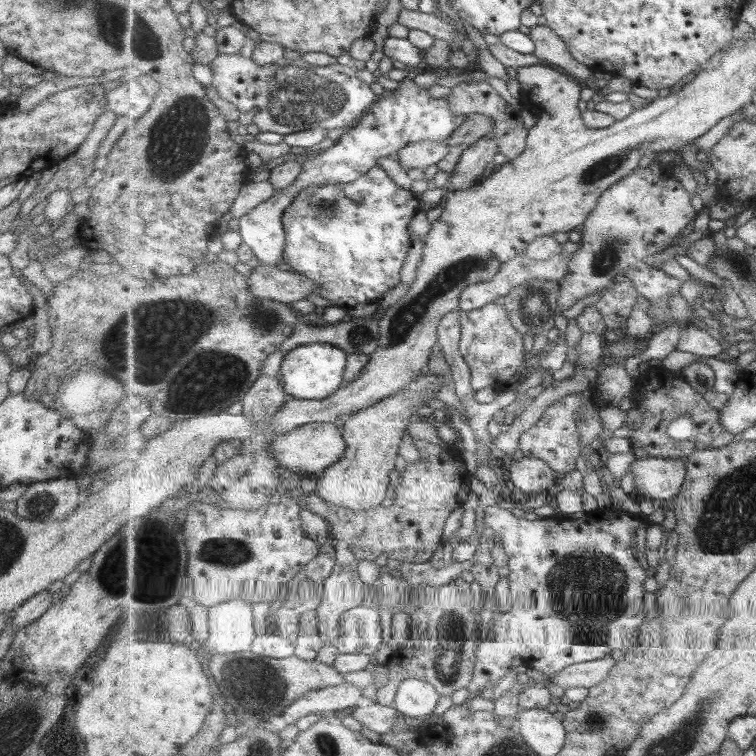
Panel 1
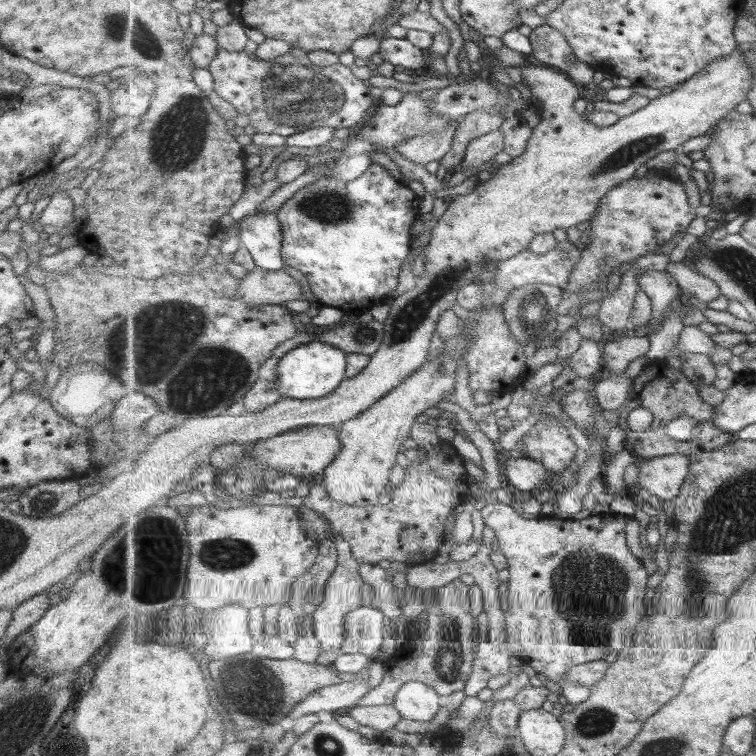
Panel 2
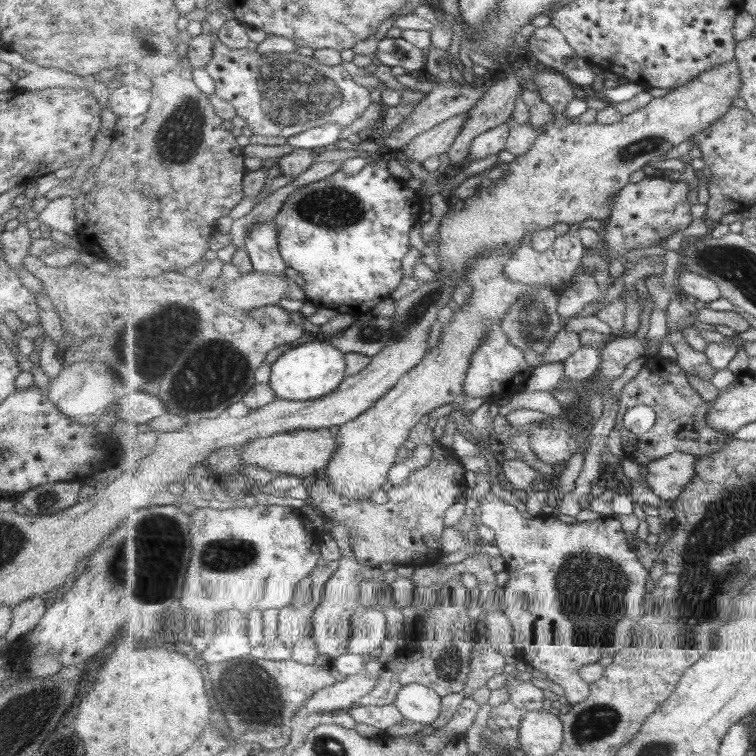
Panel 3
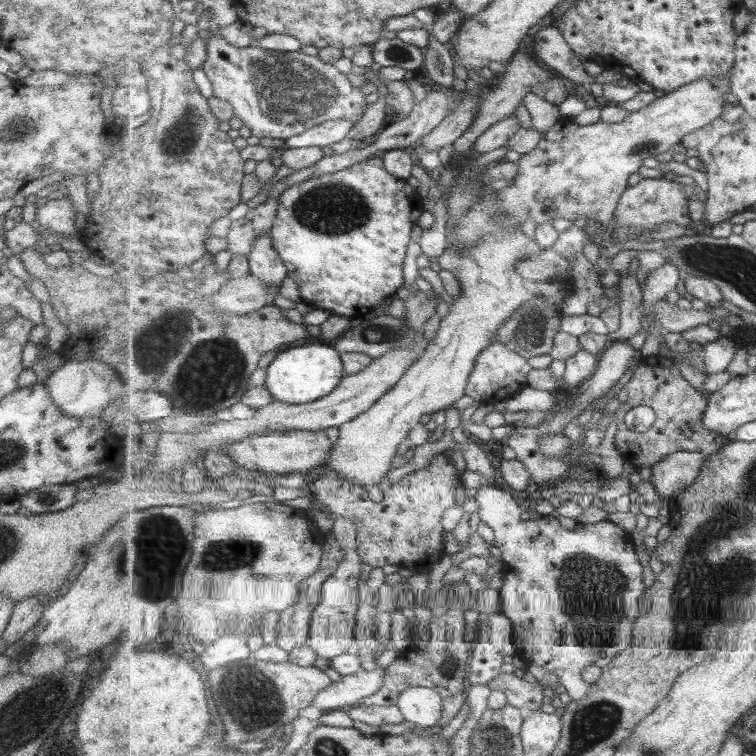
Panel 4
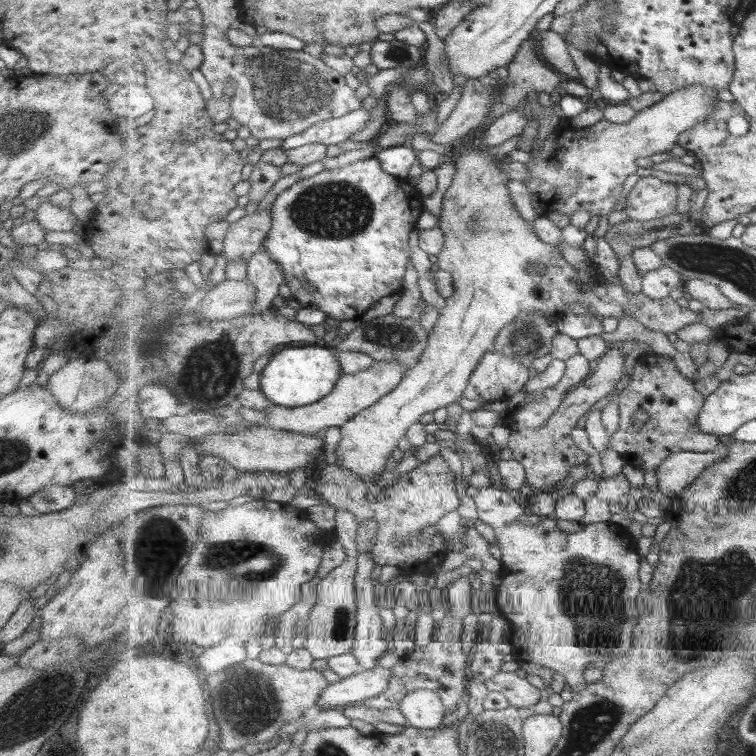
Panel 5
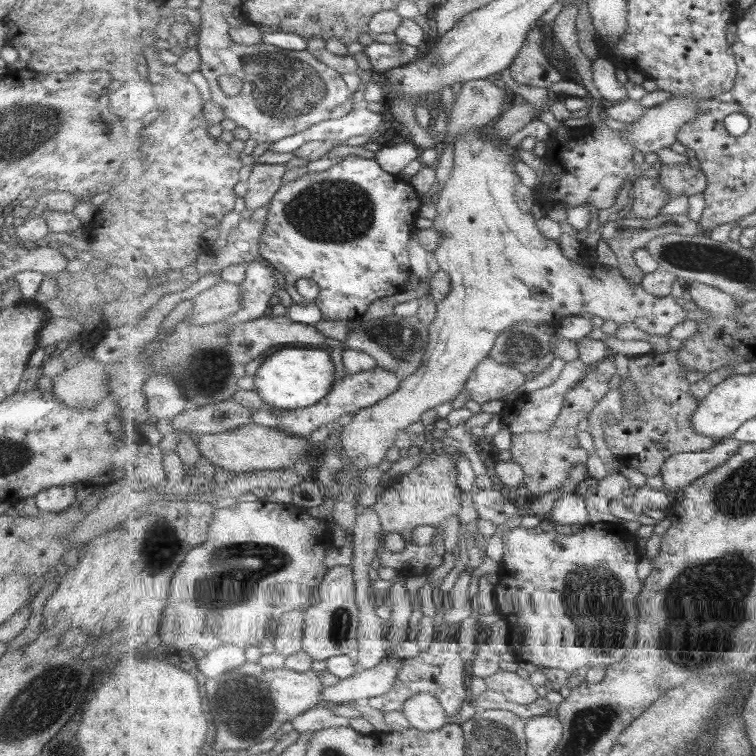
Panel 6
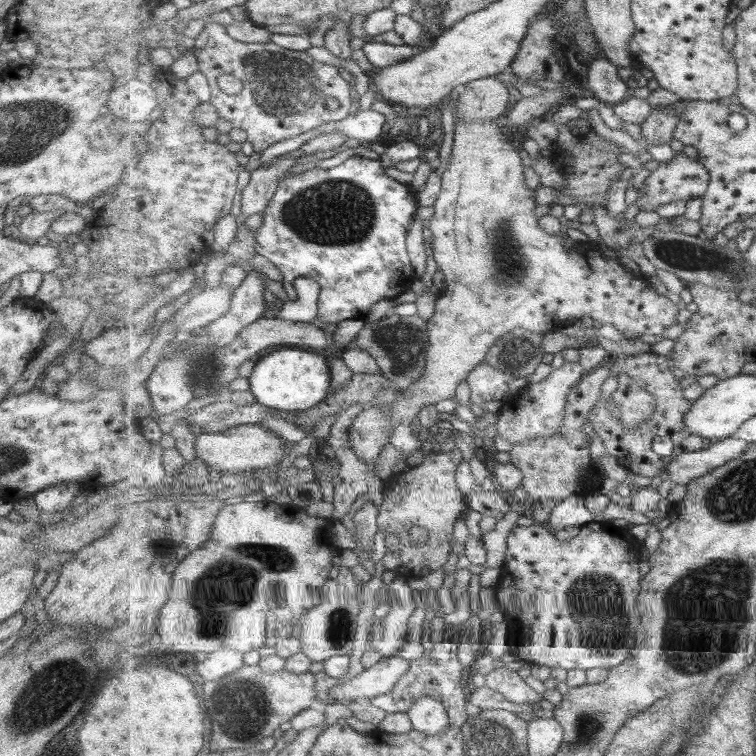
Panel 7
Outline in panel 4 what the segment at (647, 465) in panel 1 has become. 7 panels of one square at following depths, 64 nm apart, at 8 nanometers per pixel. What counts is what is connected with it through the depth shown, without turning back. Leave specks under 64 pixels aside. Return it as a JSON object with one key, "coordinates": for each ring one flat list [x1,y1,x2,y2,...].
{"coordinates":[[673,452,673,454,669,454,669,456,661,460,661,462,654,464,651,468,652,475,650,481,661,496,673,500,681,496,696,481,701,472,701,466,705,464,705,460,707,460,707,455,700,452]]}

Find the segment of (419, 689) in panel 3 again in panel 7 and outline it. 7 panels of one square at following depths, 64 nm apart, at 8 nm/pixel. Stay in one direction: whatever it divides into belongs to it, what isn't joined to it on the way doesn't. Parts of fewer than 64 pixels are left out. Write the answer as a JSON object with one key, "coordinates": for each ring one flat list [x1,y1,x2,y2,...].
{"coordinates":[[431,696,415,700,408,713,414,728,425,734,439,734,450,726,445,705]]}

